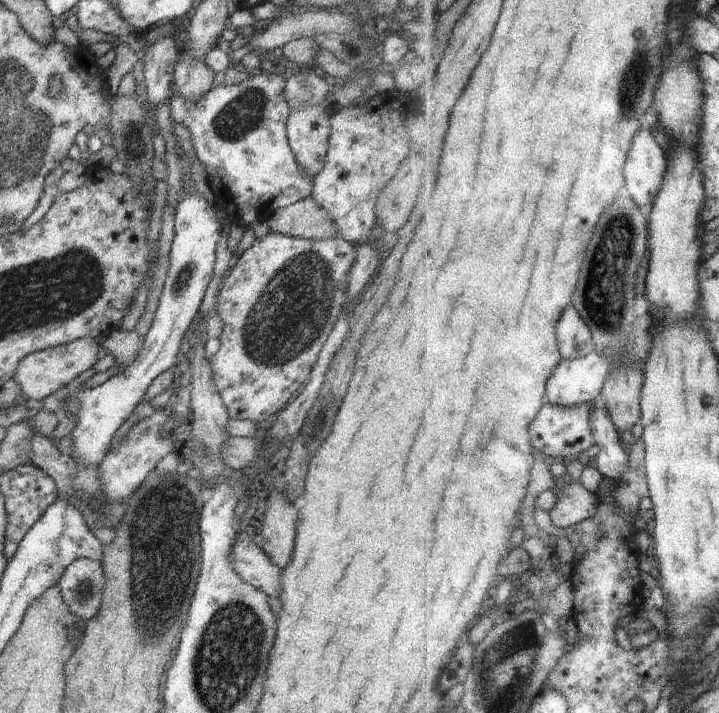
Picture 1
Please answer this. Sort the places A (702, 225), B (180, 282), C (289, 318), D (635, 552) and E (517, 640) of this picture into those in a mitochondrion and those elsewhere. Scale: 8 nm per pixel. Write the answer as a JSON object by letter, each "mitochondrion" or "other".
{"A":"other","B":"other","C":"mitochondrion","D":"other","E":"mitochondrion"}

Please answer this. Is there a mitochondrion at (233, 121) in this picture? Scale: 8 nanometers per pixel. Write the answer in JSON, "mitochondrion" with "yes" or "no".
{"mitochondrion":"yes"}

